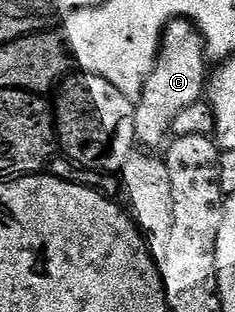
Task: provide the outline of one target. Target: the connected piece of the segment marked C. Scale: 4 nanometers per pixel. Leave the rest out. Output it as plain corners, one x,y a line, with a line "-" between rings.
172,19
160,40
156,68
152,70
152,76
146,81
144,92
139,95
136,103
136,138
143,146
144,143
148,146
145,148
163,148
173,134
172,126
174,121
178,121
182,109
190,109
190,105
205,98
205,84
210,74
210,63
208,65
207,62
206,44
200,30
192,24
191,19

